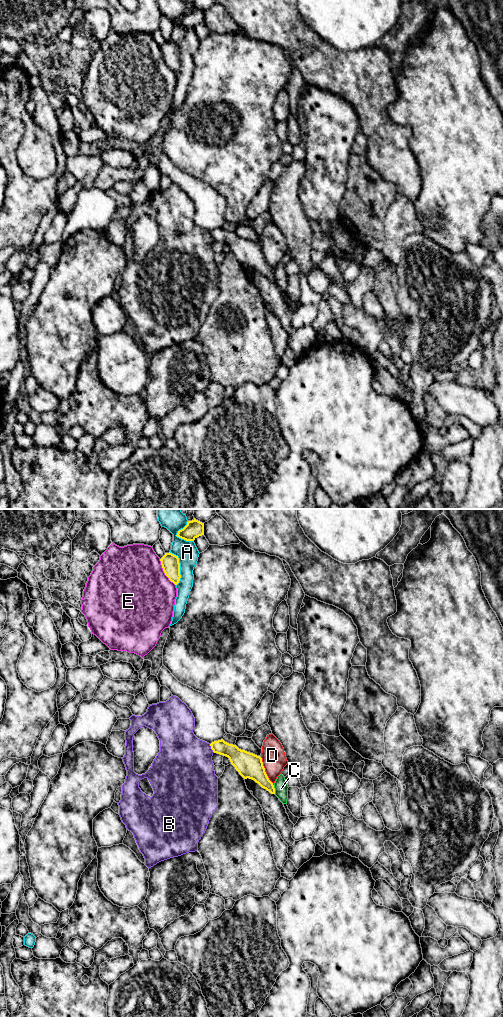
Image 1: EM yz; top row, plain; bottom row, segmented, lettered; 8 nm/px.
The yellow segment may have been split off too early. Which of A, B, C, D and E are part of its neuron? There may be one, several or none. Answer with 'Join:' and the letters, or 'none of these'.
Join: none of these

